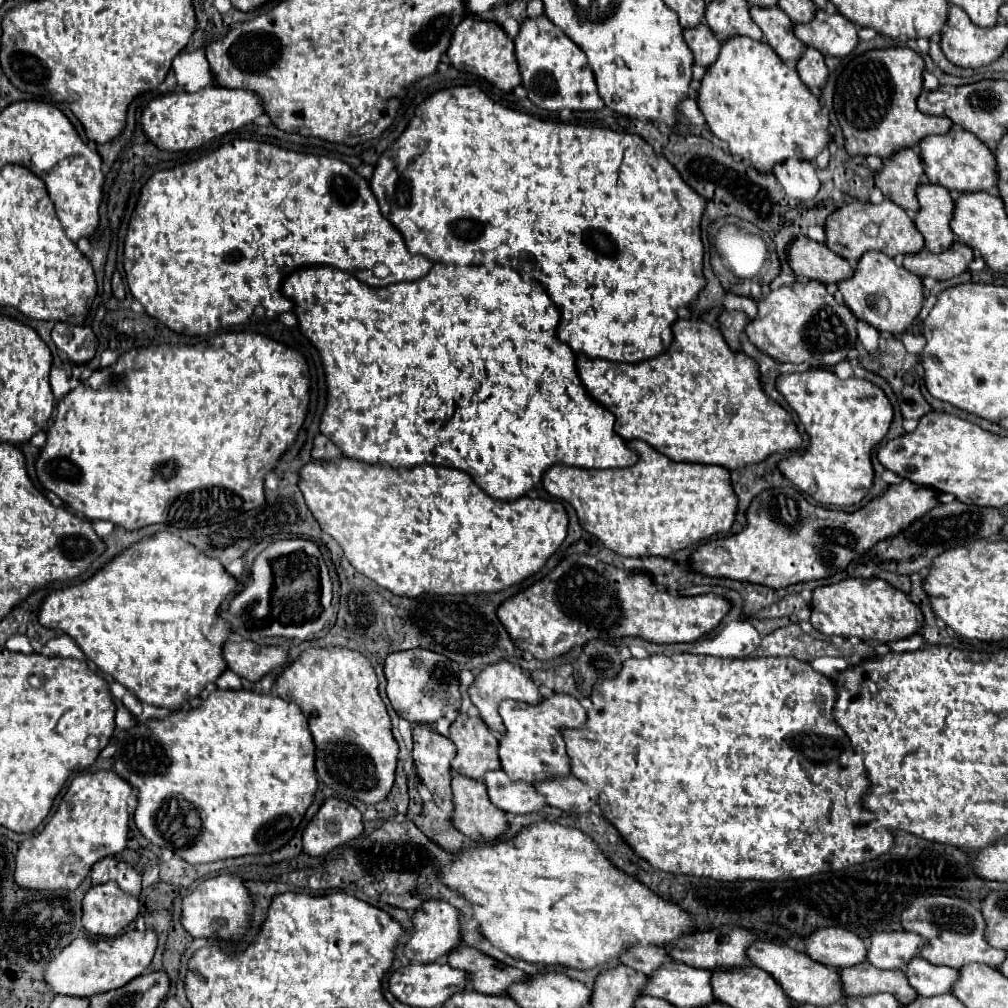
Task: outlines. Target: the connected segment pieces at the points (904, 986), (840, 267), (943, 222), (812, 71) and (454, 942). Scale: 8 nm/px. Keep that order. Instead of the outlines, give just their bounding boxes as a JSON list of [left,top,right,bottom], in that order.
[[841,963,919,1005],[789,235,853,285],[915,183,955,253],[797,47,829,89],[405,901,463,963]]

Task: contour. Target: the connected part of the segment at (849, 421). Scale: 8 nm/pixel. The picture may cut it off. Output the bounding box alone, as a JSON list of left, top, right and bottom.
[777,369,893,507]

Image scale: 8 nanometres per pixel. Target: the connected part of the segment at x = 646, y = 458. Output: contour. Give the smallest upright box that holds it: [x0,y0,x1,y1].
[543,441,737,557]

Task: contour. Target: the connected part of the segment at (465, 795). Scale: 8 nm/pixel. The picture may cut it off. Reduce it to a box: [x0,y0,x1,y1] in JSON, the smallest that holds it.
[453,775,509,843]

